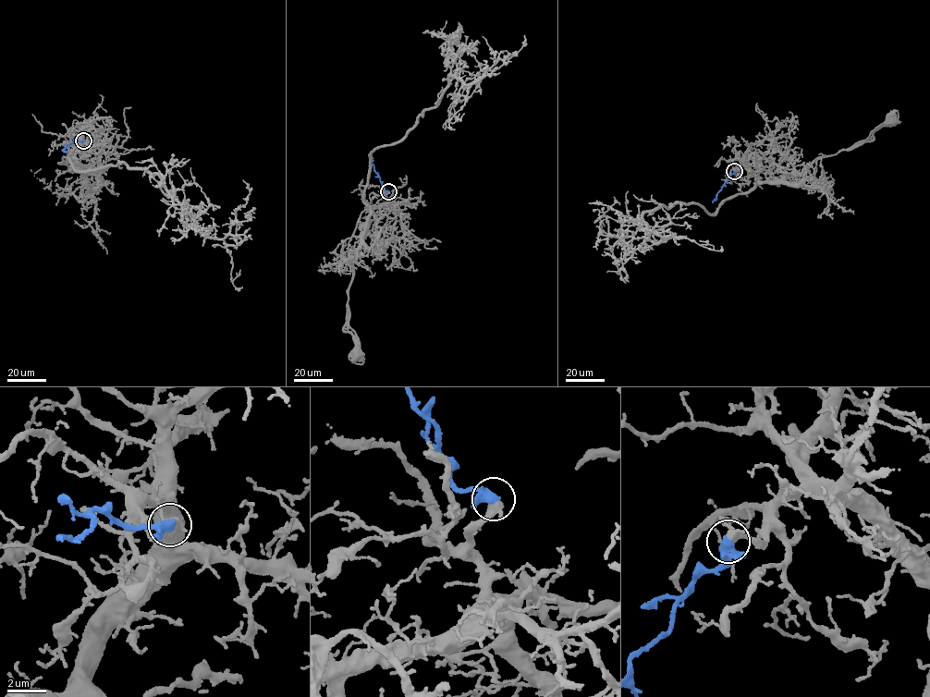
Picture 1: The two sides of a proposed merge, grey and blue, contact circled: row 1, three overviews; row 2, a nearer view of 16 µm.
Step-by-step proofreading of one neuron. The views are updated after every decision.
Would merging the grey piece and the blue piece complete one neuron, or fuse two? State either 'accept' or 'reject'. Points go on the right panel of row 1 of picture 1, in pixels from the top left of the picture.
accept

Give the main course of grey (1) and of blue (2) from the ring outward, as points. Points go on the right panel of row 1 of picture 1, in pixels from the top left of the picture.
1: (734, 171), (745, 165), (760, 182), (786, 178), (820, 158), (862, 141), (891, 119)
2: (734, 170), (712, 202)

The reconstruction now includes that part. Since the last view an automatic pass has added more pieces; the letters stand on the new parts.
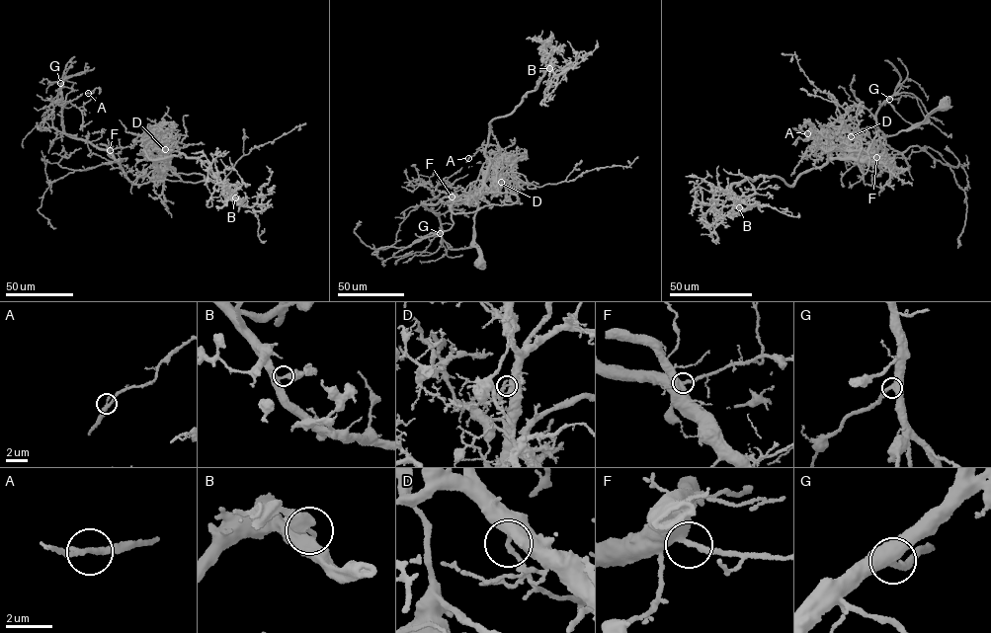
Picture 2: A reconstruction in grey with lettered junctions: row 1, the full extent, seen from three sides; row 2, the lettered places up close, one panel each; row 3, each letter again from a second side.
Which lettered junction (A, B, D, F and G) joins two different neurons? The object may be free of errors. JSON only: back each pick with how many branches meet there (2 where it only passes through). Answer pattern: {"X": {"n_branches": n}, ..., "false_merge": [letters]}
{"D": {"n_branches": 2}, "false_merge": ["D"]}

